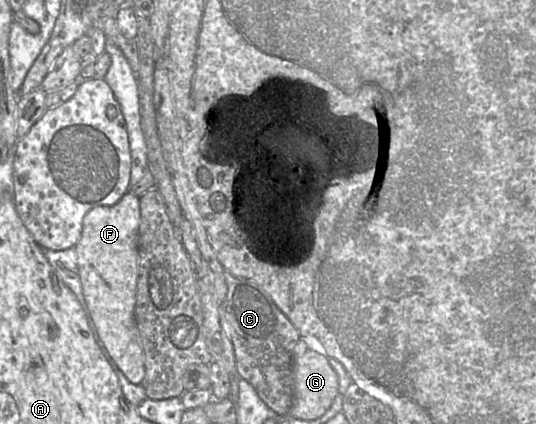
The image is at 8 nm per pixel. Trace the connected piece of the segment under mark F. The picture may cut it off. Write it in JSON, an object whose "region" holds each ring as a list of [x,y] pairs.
{"region":[[[127,192],[116,204],[97,206],[83,219],[80,240],[75,246],[83,296],[89,310],[89,322],[97,329],[110,356],[133,384],[141,384],[145,376],[144,353],[135,324],[134,310],[138,275],[138,230],[140,225],[140,197]]]}

